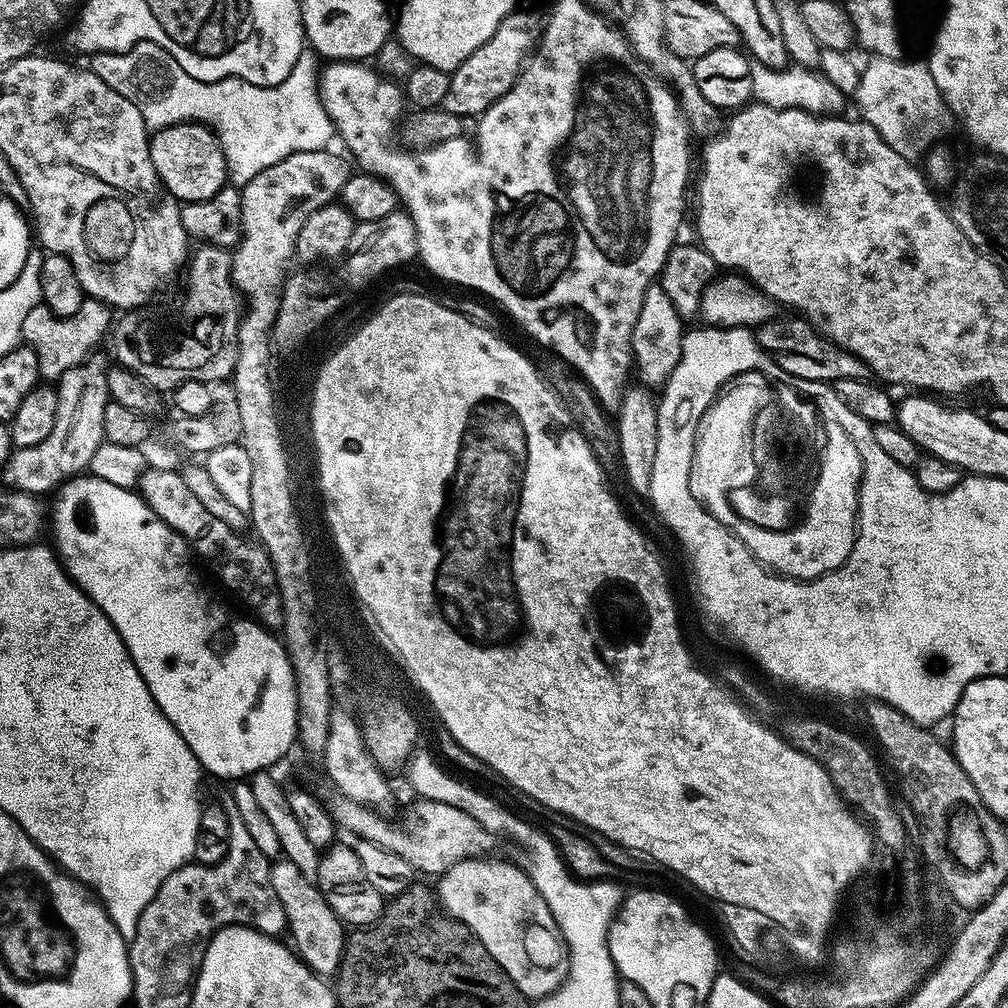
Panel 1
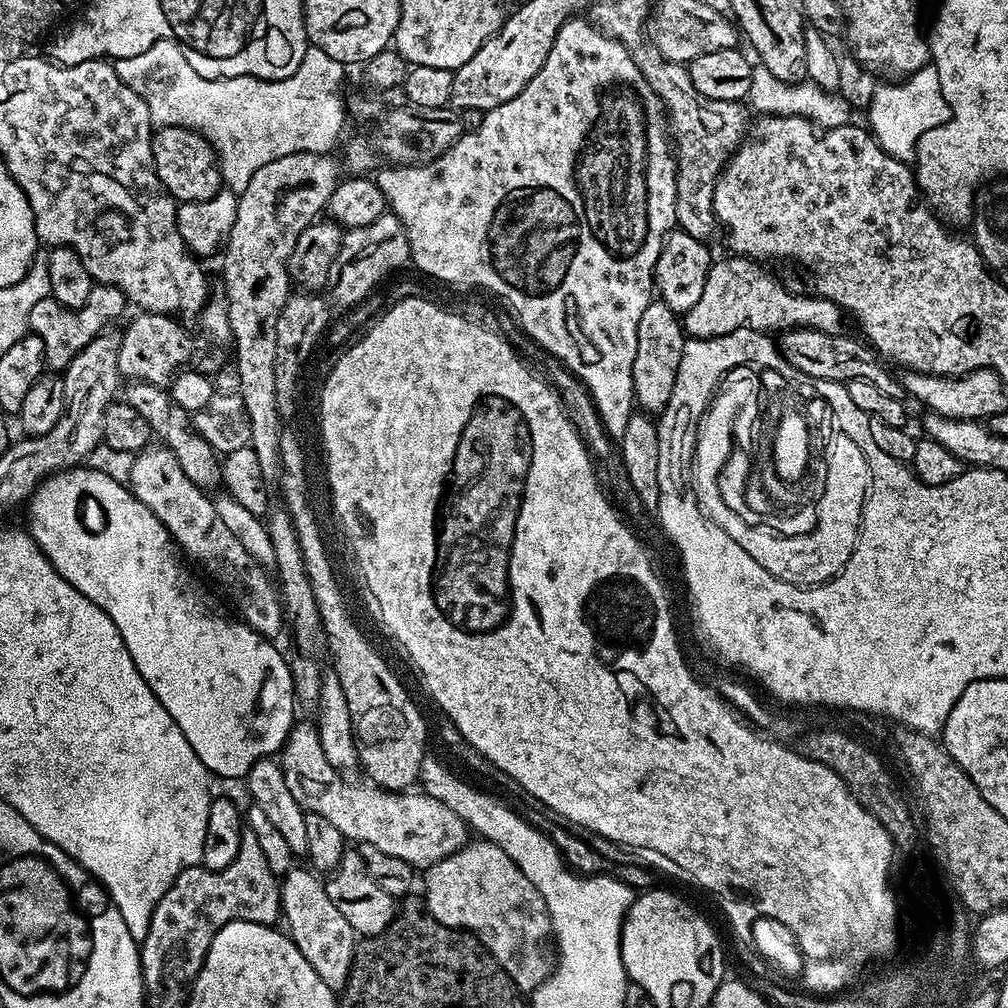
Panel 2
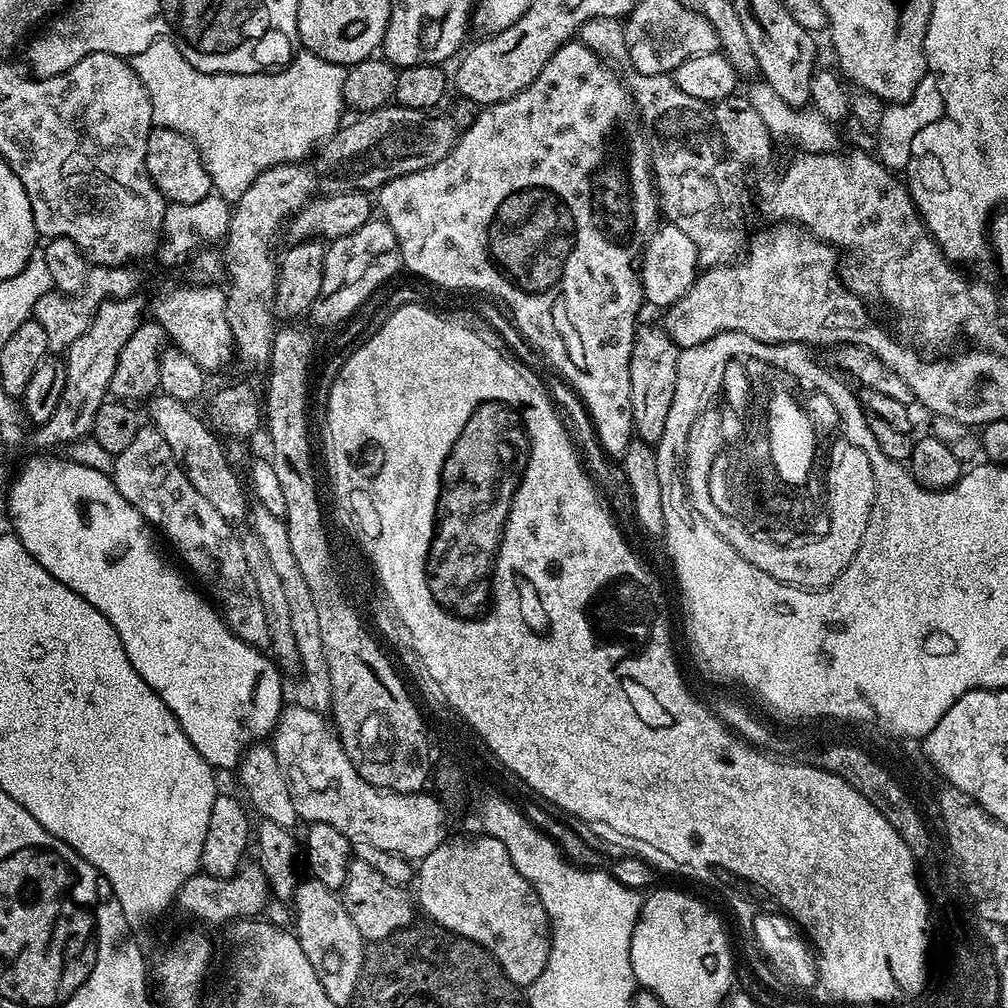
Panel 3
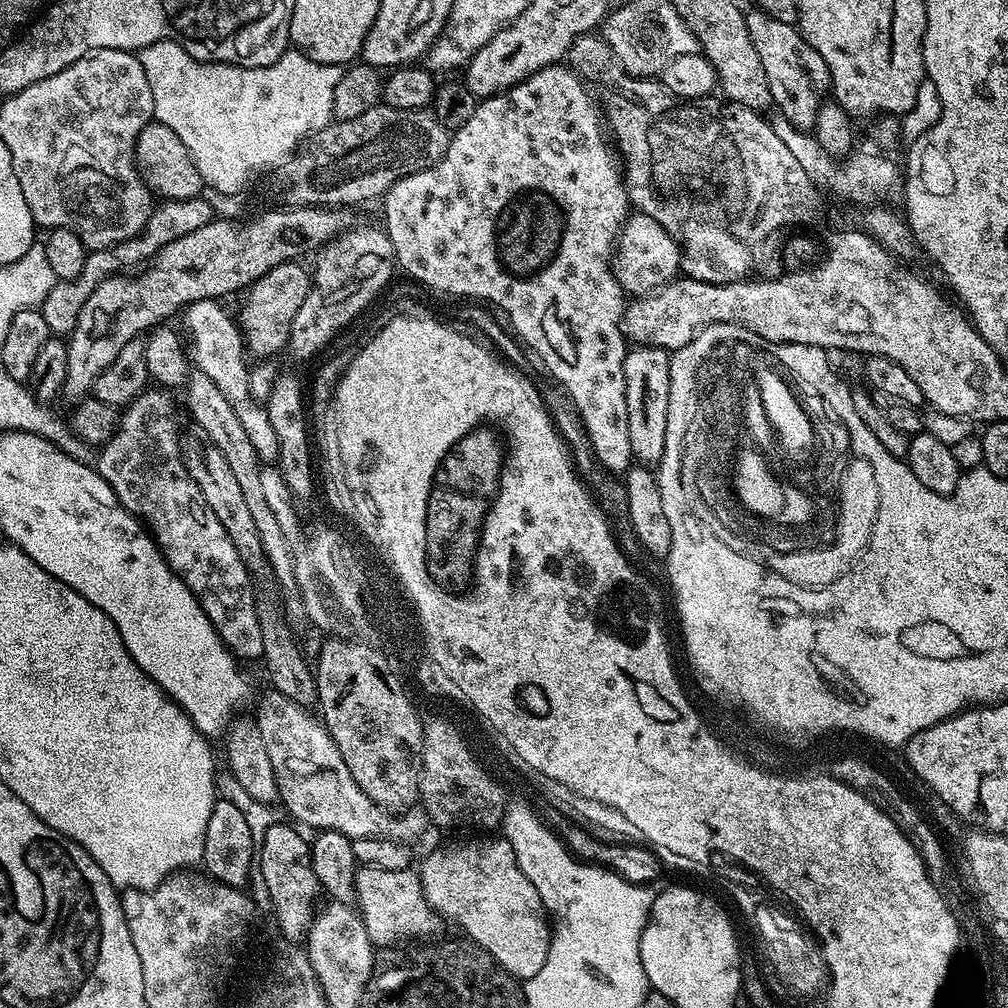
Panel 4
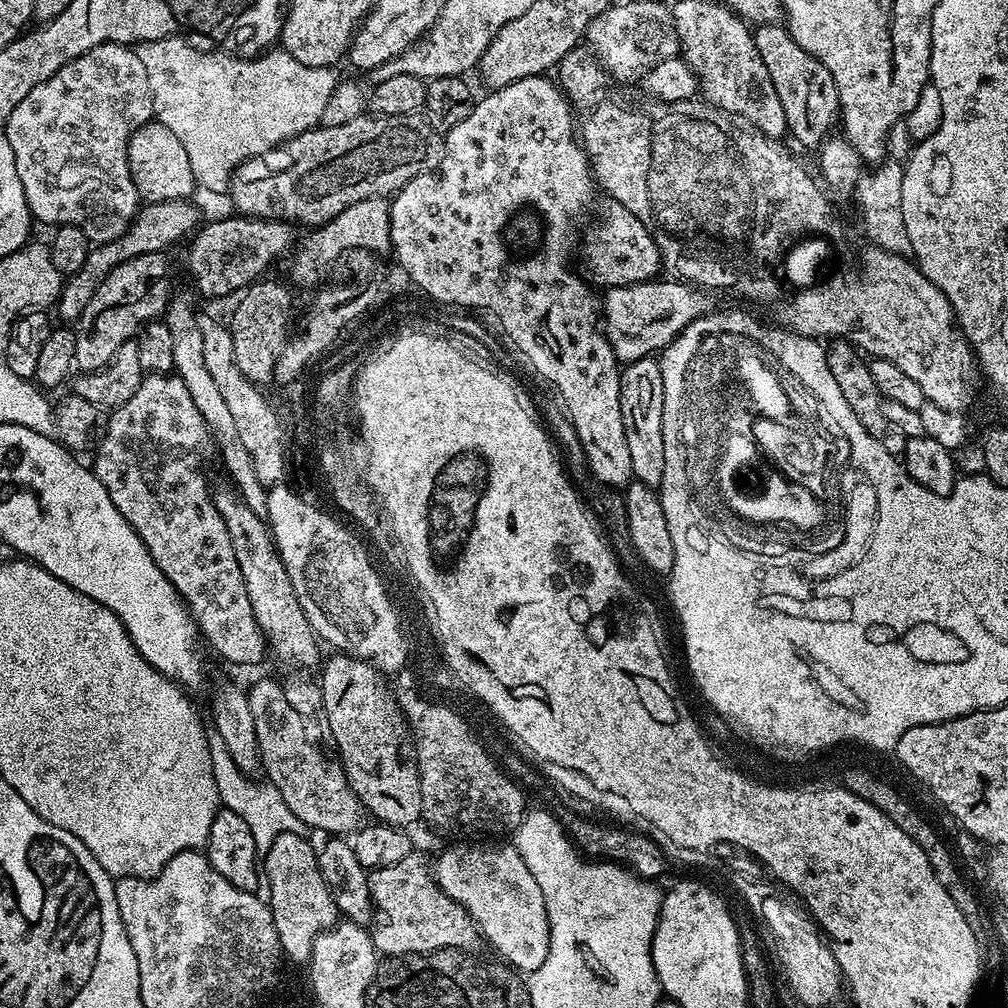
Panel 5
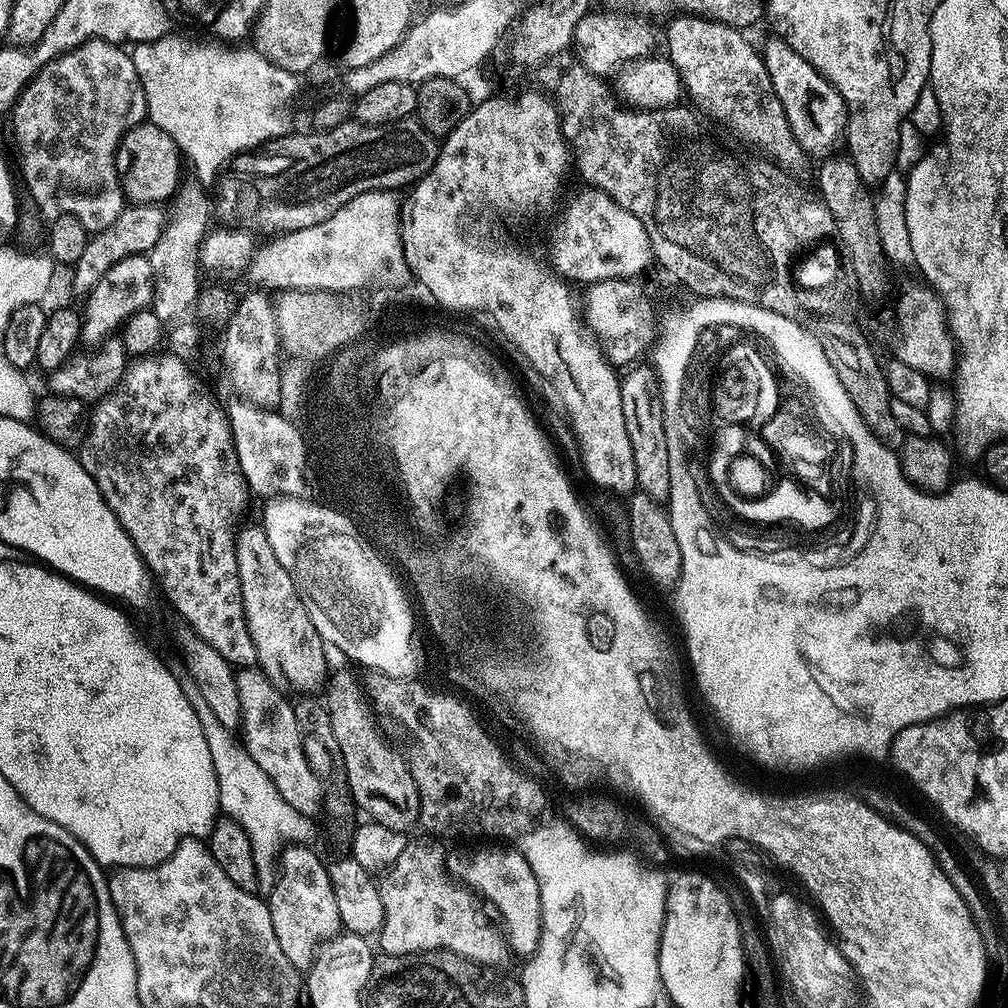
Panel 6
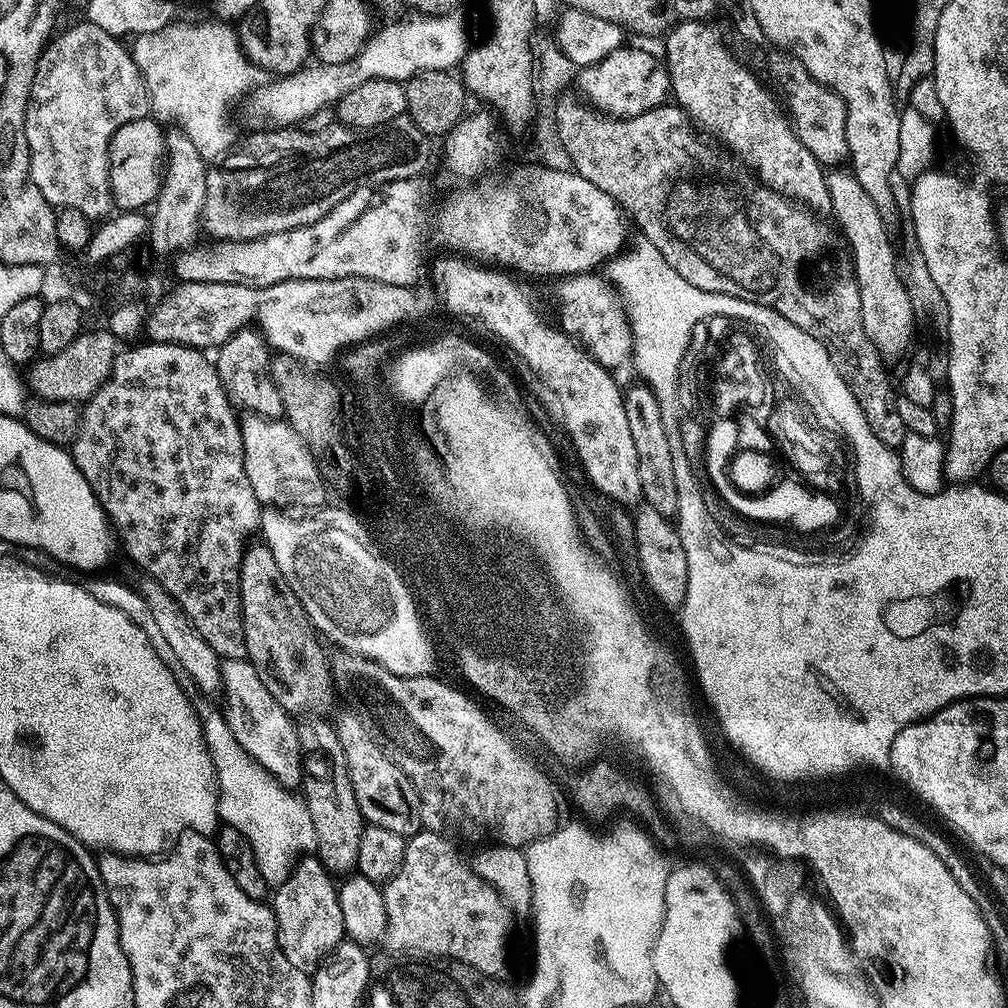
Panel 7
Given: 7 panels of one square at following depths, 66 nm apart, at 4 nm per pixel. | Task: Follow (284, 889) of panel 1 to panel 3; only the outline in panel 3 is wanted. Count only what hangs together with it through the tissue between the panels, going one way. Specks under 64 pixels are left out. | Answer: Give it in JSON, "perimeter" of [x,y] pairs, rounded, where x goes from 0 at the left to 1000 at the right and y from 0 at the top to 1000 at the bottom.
{"perimeter":[[[299,872],[294,878],[293,897],[292,924],[304,950],[308,950],[308,958],[312,958],[312,966],[315,966],[315,974],[319,974],[319,982],[323,982],[323,990],[335,998],[348,997],[361,957],[361,929],[355,927],[355,919],[343,907],[340,892],[330,882],[319,879],[319,875]]]}

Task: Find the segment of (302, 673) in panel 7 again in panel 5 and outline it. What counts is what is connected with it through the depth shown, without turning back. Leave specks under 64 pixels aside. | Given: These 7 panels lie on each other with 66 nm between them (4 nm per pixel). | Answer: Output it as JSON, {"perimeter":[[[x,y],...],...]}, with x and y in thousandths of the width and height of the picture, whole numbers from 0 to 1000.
{"perimeter":[[[226,484],[213,485],[210,497],[216,510],[224,518],[224,526],[232,542],[232,554],[236,554],[236,562],[244,577],[244,589],[248,593],[252,613],[262,630],[262,638],[269,654],[271,651],[274,655],[283,655],[290,665],[306,665],[302,663],[310,663],[313,658],[316,660],[319,655],[318,636],[300,605],[300,597],[296,597],[292,589],[288,569],[284,569],[284,562],[278,556],[278,547],[270,537],[270,526],[265,515],[252,510],[252,506],[244,502],[237,488]]]}

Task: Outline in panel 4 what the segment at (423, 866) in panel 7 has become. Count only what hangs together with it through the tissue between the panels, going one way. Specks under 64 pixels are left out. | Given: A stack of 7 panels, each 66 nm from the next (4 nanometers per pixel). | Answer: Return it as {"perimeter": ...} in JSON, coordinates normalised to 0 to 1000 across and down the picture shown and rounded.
{"perimeter":[[[354,860],[352,896],[355,898],[357,914],[363,919],[363,927],[367,927],[367,935],[377,942],[432,930],[432,925],[438,918],[437,906],[427,899],[419,883],[416,864],[409,861],[379,863]]]}

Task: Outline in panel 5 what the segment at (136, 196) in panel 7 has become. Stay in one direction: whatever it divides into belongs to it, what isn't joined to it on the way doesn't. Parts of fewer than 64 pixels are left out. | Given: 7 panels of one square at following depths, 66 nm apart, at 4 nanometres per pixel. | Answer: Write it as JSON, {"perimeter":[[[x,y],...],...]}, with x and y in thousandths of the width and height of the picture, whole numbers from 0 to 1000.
{"perimeter":[[[154,117],[140,125],[128,137],[127,168],[140,199],[149,202],[189,195],[190,187],[192,188],[188,157],[185,157],[185,145],[181,145],[177,136]]]}

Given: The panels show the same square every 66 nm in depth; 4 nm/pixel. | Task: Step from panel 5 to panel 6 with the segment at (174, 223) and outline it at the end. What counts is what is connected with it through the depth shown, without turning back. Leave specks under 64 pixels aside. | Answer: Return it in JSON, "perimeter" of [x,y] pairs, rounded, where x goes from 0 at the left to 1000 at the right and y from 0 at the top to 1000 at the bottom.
{"perimeter":[[[131,202],[124,204],[121,212],[109,220],[100,230],[88,237],[81,254],[73,263],[75,271],[71,274],[71,282],[80,292],[86,292],[118,258],[126,254],[142,254],[150,251],[151,245],[157,240],[159,230],[163,227],[165,217],[162,209],[158,210],[155,202]]]}

